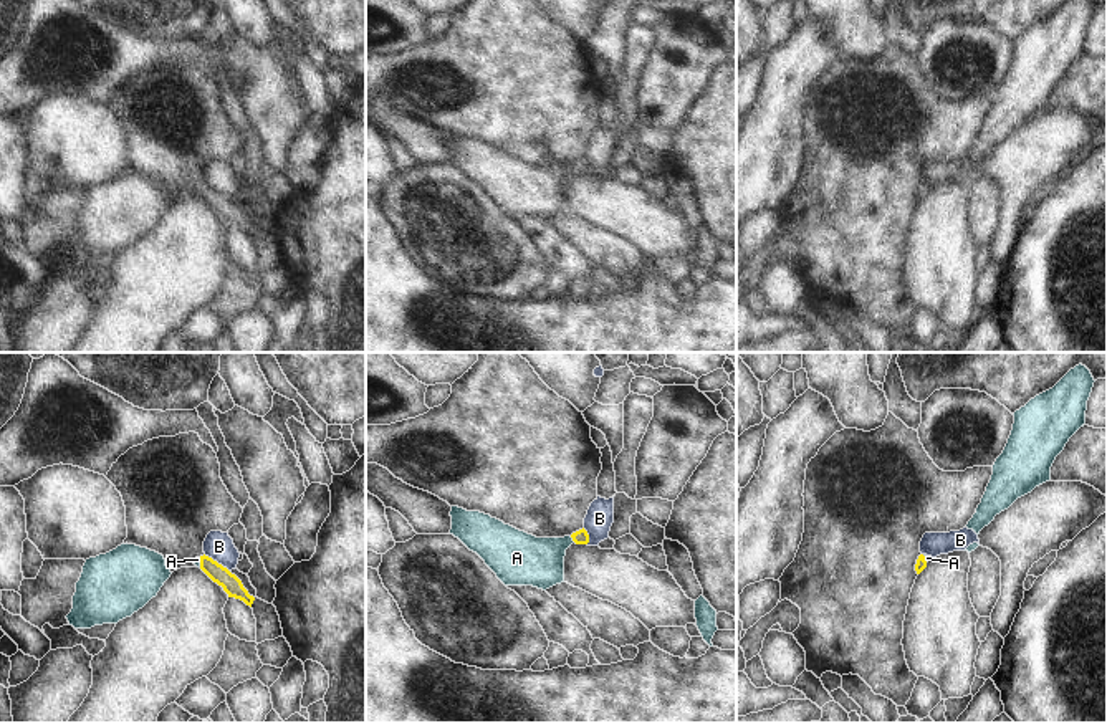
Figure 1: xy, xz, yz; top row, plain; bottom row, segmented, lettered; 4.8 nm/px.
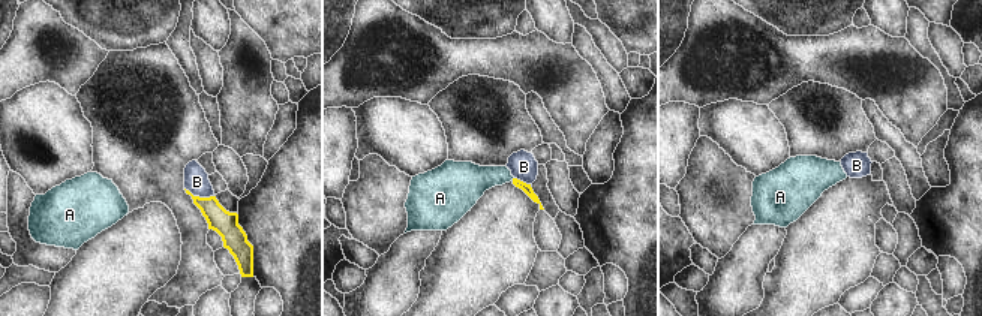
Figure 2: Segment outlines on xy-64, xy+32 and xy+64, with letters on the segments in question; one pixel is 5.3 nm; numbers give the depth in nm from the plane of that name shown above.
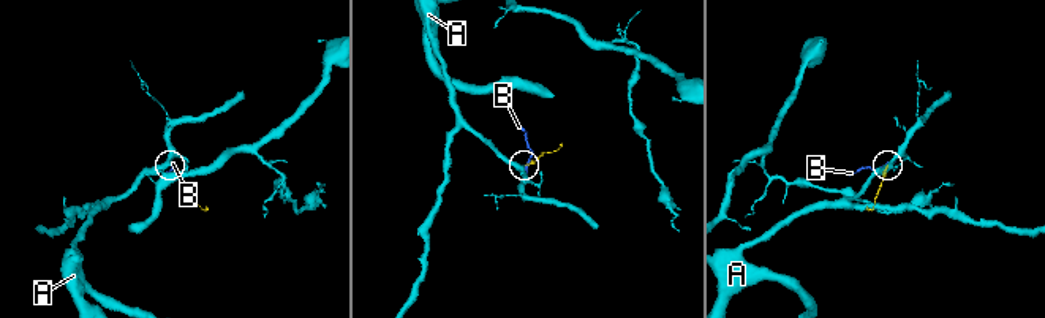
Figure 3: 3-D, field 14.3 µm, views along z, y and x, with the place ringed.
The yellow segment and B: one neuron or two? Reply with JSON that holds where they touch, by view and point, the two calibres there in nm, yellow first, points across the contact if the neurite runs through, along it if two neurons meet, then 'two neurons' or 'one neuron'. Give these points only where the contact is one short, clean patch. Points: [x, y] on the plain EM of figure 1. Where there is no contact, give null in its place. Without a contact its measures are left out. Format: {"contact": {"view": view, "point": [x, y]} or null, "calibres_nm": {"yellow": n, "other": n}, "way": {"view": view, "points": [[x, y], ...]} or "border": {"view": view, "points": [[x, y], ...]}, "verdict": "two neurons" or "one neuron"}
{"contact": {"view": "xy", "point": [215, 191]}, "calibres_nm": {"yellow": 90, "other": 140}, "border": {"view": "xy", "points": [[204, 184], [229, 201]]}, "verdict": "two neurons"}

